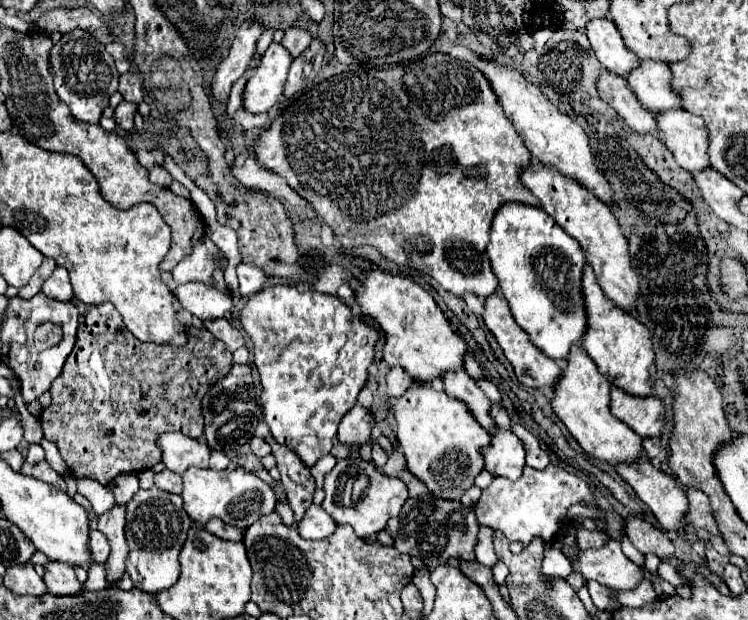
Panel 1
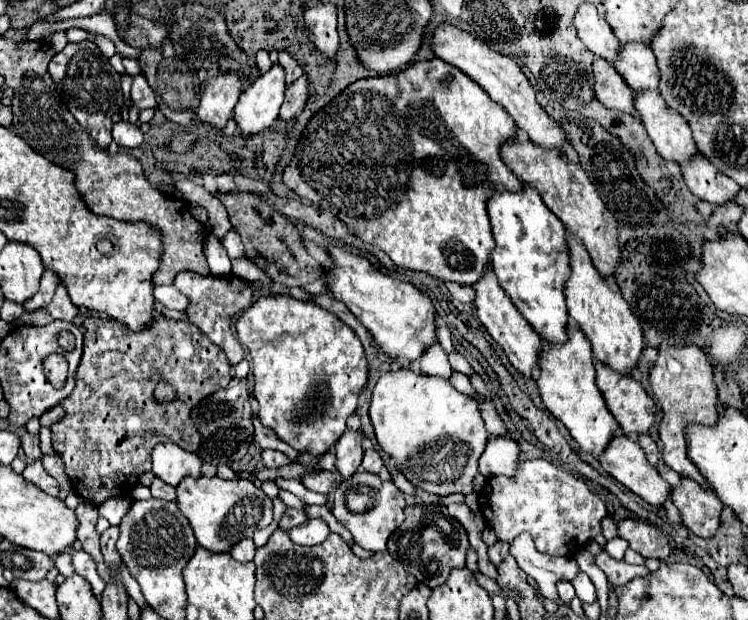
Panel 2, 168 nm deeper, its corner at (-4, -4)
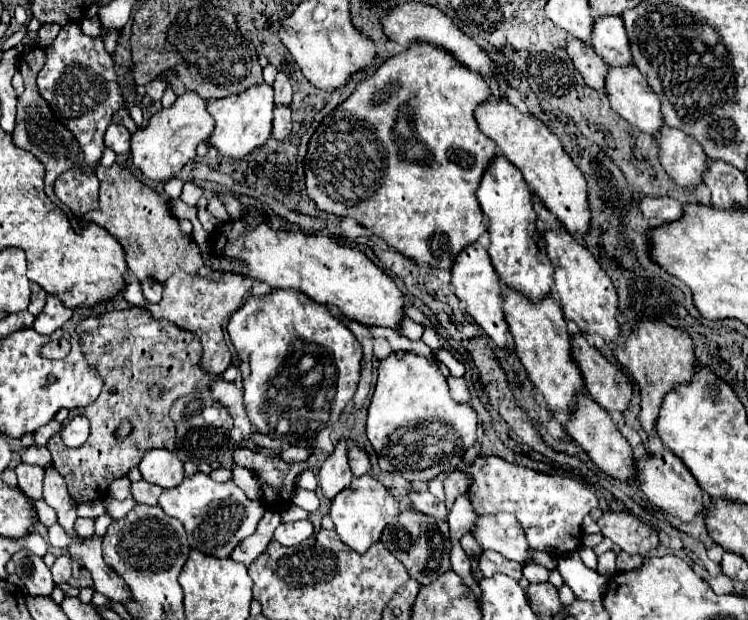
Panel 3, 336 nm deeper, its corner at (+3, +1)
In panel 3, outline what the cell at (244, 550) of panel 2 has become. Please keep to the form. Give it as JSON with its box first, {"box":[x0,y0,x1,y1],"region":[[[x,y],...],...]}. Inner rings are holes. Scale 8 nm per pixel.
{"box":[231,511,281,565],"region":[[[267,511],[267,519],[261,519],[257,531],[251,537],[247,537],[245,541],[241,541],[241,545],[237,545],[237,549],[233,549],[231,559],[237,563],[243,563],[243,565],[251,565],[261,555],[261,551],[265,551],[265,547],[269,545],[271,537],[273,537],[273,531],[277,529],[279,523],[281,523],[279,513]]]}

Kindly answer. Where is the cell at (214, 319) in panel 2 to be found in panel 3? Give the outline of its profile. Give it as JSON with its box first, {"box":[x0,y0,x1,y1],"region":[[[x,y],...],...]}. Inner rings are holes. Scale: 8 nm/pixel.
{"box":[145,271,253,373],"region":[[[177,271],[163,283],[163,299],[155,305],[145,305],[155,319],[169,319],[171,323],[179,325],[181,329],[189,329],[199,335],[203,345],[203,359],[201,363],[209,373],[223,373],[231,365],[231,353],[229,345],[225,341],[223,325],[235,313],[245,295],[251,291],[253,279],[239,275],[239,273],[227,273],[227,271],[213,271],[205,277]]]}

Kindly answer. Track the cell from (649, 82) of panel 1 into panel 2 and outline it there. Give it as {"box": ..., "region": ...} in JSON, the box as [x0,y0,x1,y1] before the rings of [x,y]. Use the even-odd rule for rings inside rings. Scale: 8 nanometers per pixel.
{"box":[612,42,658,90],"region":[[[626,42],[620,44],[618,56],[612,62],[616,72],[626,80],[626,84],[636,90],[658,90],[658,66],[648,44]]]}

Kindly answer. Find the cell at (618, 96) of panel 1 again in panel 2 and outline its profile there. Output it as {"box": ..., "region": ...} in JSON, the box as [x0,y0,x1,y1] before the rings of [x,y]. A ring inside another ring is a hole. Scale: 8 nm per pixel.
{"box":[592,58,636,116],"region":[[[594,58],[592,74],[594,74],[596,98],[606,108],[636,116],[636,112],[632,110],[632,90],[626,86],[624,78],[620,78],[620,74],[614,70],[610,62],[606,62],[604,58]]]}

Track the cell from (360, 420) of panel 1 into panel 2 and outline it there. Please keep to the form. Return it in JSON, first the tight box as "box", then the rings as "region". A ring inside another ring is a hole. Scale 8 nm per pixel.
{"box":[336,430,362,480],"region":[[[346,430],[338,442],[336,442],[336,470],[342,476],[342,480],[352,478],[352,474],[358,470],[360,462],[362,462],[362,432],[352,432]]]}

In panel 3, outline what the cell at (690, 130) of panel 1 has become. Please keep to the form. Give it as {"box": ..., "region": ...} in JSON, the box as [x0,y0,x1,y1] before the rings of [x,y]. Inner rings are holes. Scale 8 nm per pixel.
{"box":[607,67,665,137],"region":[[[637,67],[609,69],[607,97],[611,107],[633,127],[651,137],[659,135],[661,125],[665,123],[661,103]]]}

